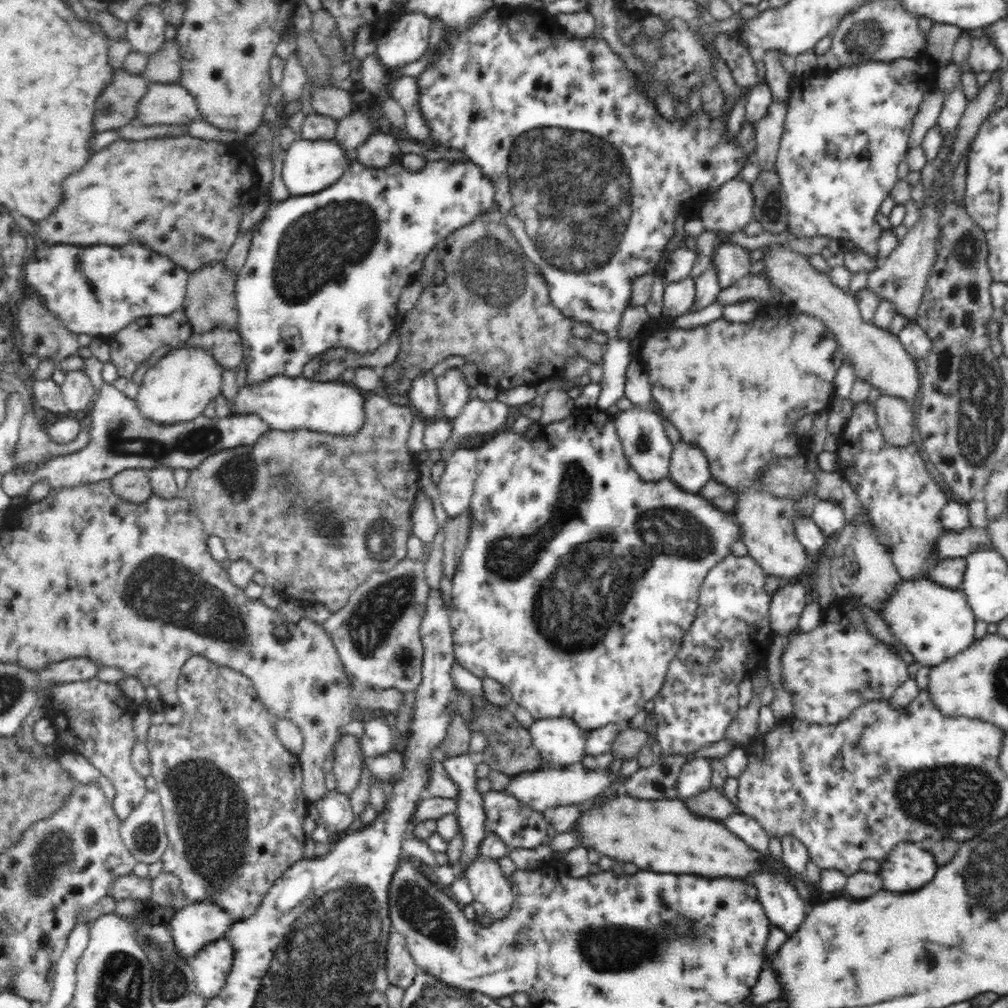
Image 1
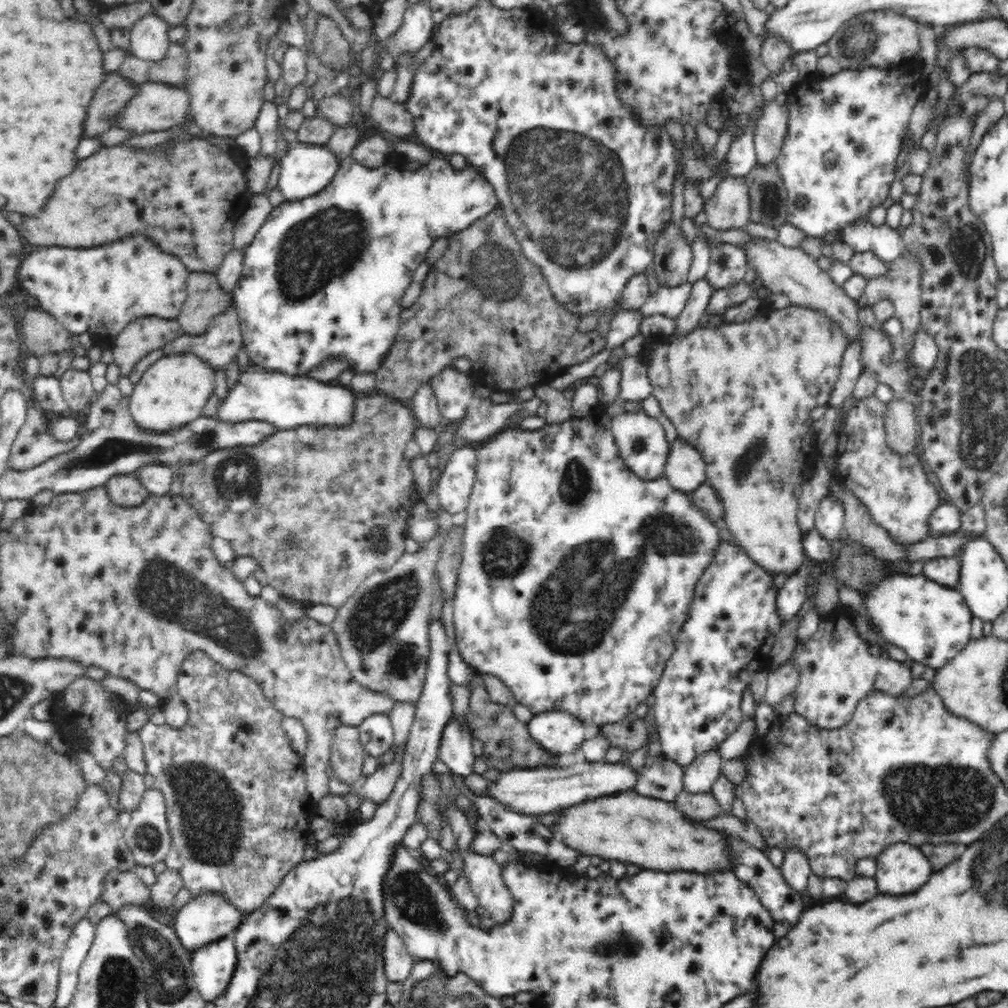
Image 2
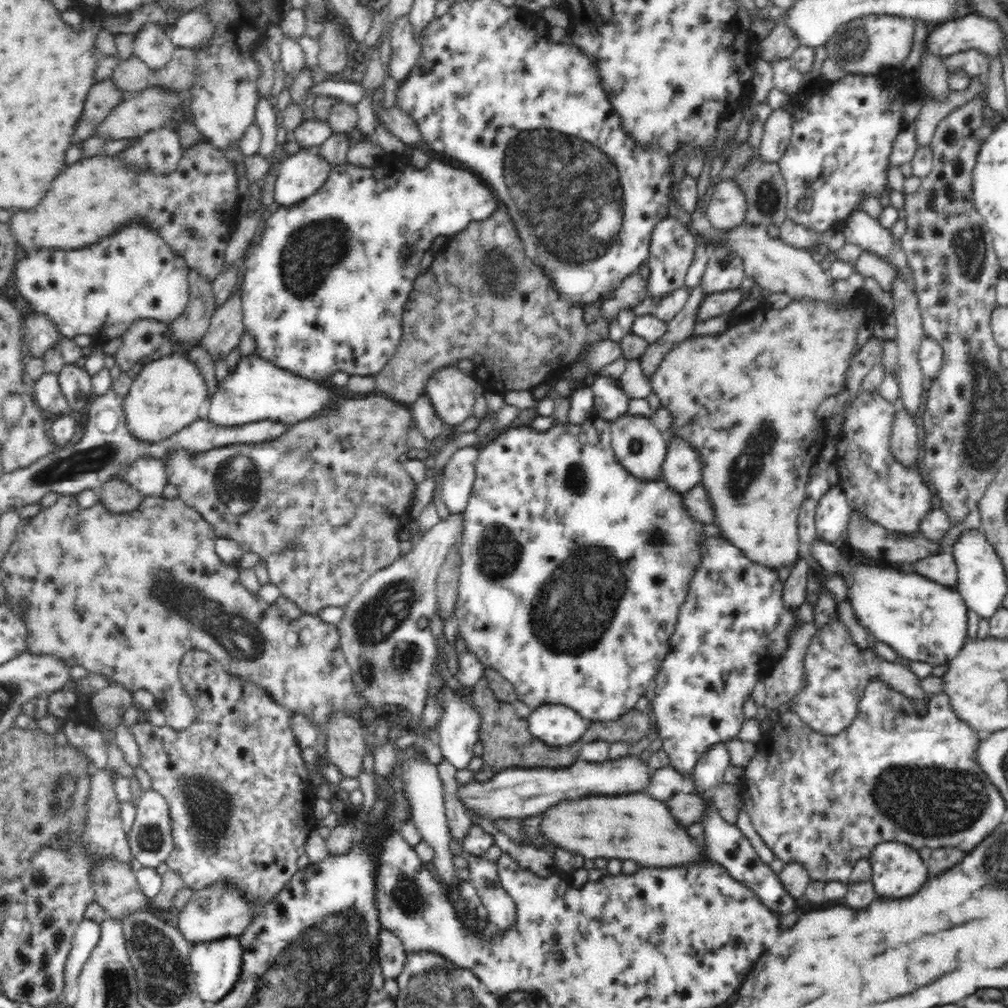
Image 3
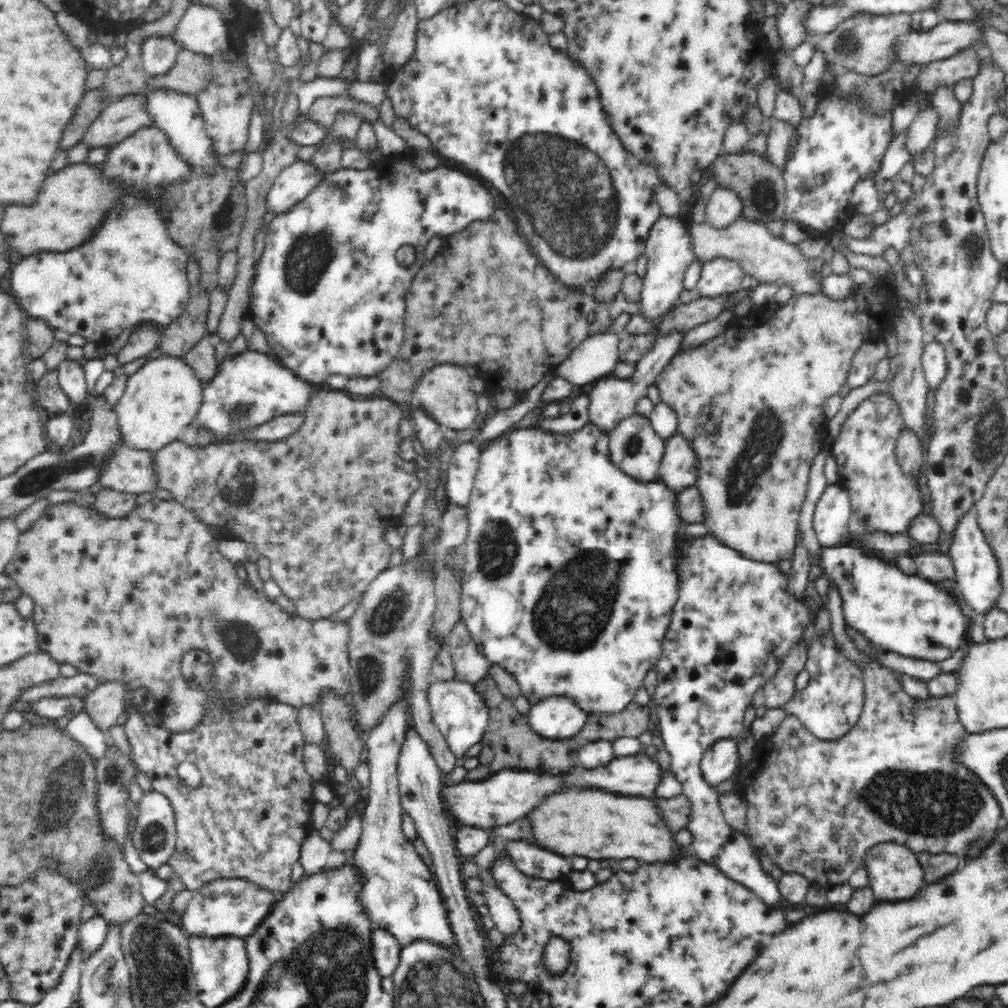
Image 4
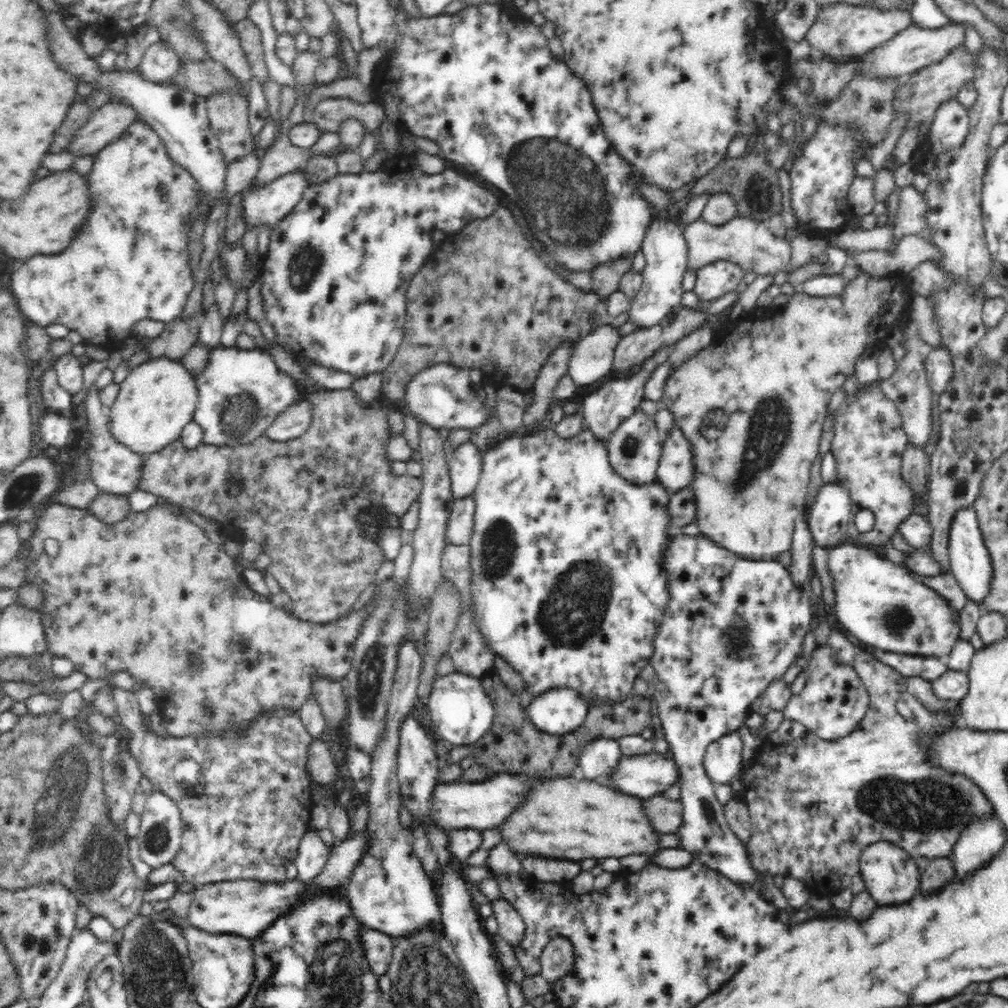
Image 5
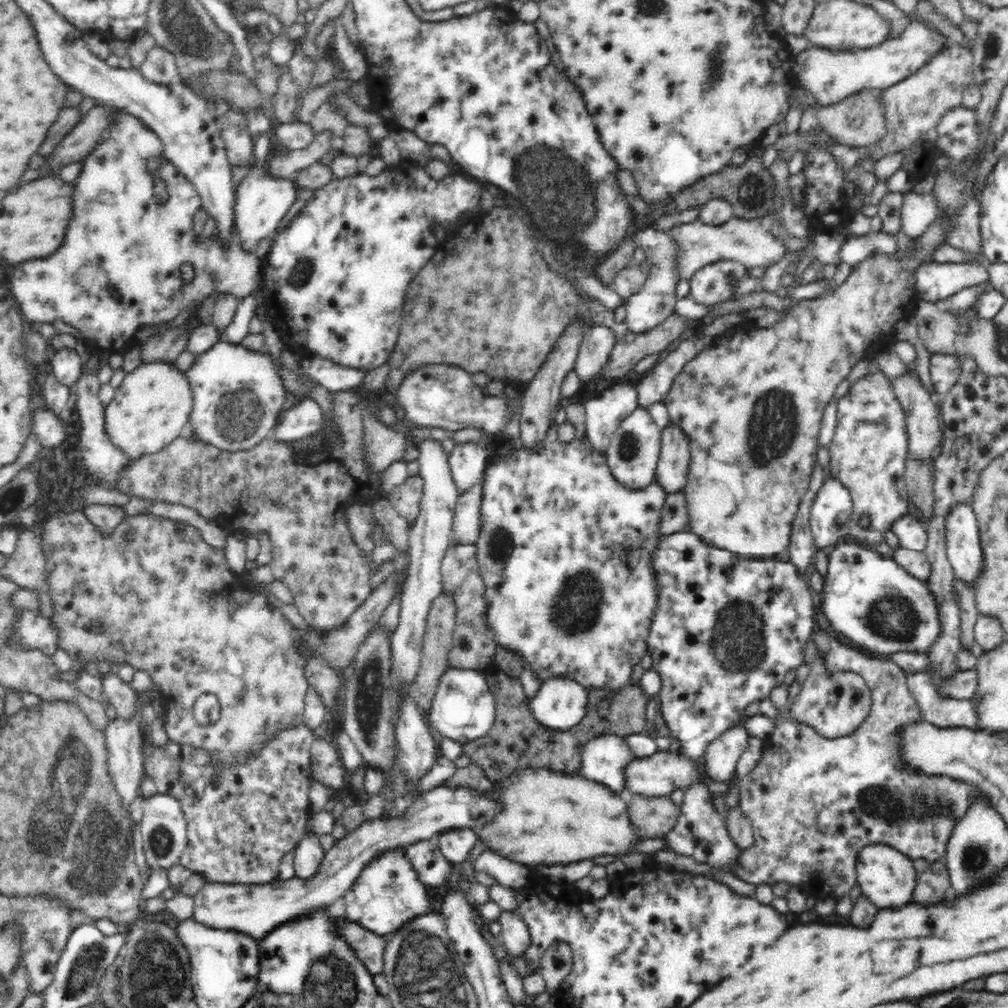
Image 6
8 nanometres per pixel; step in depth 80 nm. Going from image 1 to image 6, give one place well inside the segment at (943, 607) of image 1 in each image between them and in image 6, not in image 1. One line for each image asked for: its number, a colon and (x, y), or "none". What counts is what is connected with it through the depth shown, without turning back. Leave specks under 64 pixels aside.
2: (931, 622)
3: (925, 621)
4: (907, 614)
5: (879, 603)
6: (872, 601)

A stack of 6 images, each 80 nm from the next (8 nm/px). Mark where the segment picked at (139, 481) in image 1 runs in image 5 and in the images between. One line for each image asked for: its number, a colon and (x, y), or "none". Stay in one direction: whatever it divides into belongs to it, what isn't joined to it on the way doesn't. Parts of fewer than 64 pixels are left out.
2: (127, 490)
3: (116, 495)
4: (112, 503)
5: (109, 508)

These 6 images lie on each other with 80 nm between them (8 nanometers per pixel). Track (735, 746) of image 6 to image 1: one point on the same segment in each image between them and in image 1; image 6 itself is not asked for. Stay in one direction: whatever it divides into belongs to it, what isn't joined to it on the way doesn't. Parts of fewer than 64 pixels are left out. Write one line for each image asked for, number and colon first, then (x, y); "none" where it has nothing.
1: (695, 777)
2: (699, 777)
3: (709, 772)
4: (720, 762)
5: (722, 761)

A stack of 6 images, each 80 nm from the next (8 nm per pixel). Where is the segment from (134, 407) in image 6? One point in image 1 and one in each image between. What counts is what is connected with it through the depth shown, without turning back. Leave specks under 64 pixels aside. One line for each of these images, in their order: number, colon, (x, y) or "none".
1: (178, 388)
2: (172, 392)
3: (165, 397)
4: (163, 397)
5: (157, 399)

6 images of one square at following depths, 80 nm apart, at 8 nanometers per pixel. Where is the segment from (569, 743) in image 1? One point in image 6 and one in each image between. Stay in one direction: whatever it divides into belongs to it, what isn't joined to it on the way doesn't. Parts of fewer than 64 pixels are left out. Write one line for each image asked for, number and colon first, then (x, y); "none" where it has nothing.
2: (557, 732)
3: (556, 724)
4: (557, 717)
5: (560, 710)
6: (560, 703)

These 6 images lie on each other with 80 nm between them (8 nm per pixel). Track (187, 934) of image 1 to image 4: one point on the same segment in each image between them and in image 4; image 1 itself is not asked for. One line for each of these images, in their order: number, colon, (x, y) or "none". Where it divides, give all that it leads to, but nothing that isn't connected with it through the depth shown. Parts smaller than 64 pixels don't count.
2: (204, 919)
3: (220, 910)
4: (224, 907)

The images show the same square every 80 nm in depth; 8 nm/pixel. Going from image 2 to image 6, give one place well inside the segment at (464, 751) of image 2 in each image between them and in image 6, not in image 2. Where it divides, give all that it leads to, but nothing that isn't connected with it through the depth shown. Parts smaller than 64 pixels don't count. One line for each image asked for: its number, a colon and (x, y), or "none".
3: (458, 728)
4: (460, 714)
5: (460, 711)
6: (463, 709)

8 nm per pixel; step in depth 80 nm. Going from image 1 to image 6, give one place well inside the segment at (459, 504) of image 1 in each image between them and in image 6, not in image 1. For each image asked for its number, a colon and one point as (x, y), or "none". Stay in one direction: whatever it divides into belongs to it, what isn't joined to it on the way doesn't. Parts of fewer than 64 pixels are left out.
2: (455, 485)
3: (456, 483)
4: (462, 469)
5: (464, 463)
6: (467, 461)

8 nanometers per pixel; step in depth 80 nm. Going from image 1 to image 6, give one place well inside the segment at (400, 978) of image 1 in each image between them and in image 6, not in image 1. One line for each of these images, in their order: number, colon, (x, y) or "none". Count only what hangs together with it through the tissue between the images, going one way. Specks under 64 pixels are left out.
2: (397, 962)
3: (392, 953)
4: (386, 948)
5: (378, 947)
6: (369, 947)

